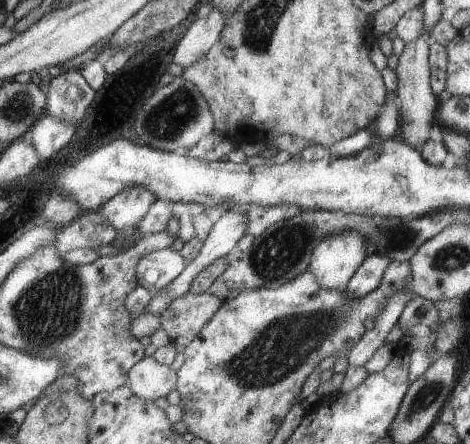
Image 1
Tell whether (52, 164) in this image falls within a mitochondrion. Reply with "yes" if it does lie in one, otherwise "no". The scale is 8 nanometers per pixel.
no

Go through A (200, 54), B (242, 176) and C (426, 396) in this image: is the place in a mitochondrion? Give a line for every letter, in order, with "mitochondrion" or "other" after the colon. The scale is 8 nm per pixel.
A: other
B: other
C: mitochondrion

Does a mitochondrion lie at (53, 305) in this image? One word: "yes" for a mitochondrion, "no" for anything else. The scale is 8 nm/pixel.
yes

